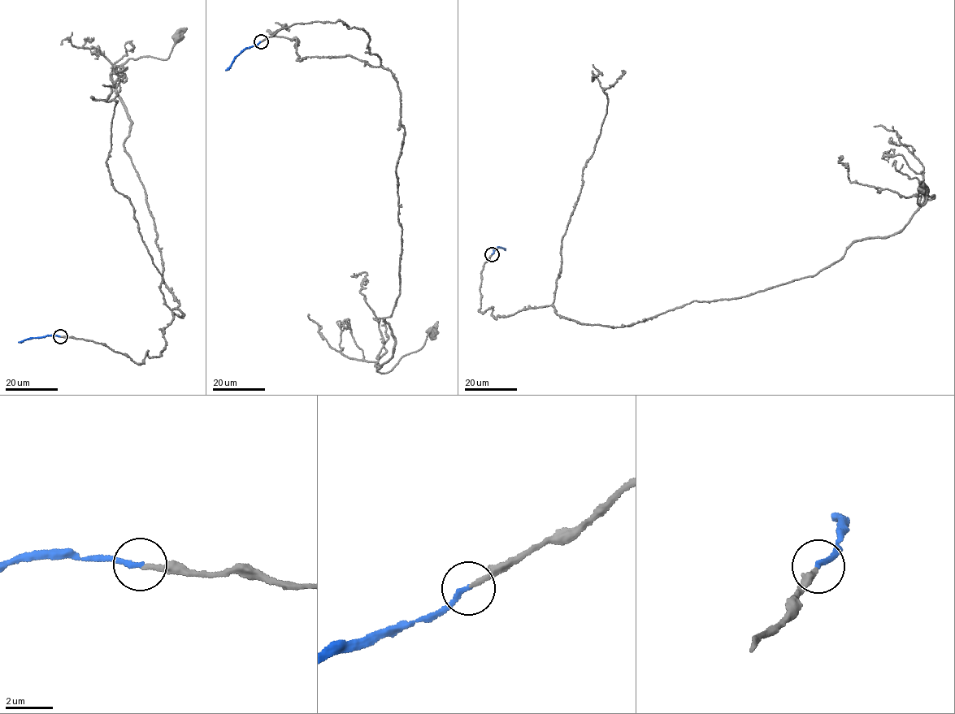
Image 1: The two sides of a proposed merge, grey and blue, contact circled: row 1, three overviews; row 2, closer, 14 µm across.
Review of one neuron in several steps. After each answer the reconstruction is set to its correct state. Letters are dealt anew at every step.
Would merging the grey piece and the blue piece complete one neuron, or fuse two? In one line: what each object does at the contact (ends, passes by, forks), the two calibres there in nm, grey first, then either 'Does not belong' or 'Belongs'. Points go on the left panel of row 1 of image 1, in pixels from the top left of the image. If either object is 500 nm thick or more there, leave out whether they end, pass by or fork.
At the ring grey ends. At the ring blue ends. Thickness 200 nm (grey) against 240 nm. Belongs

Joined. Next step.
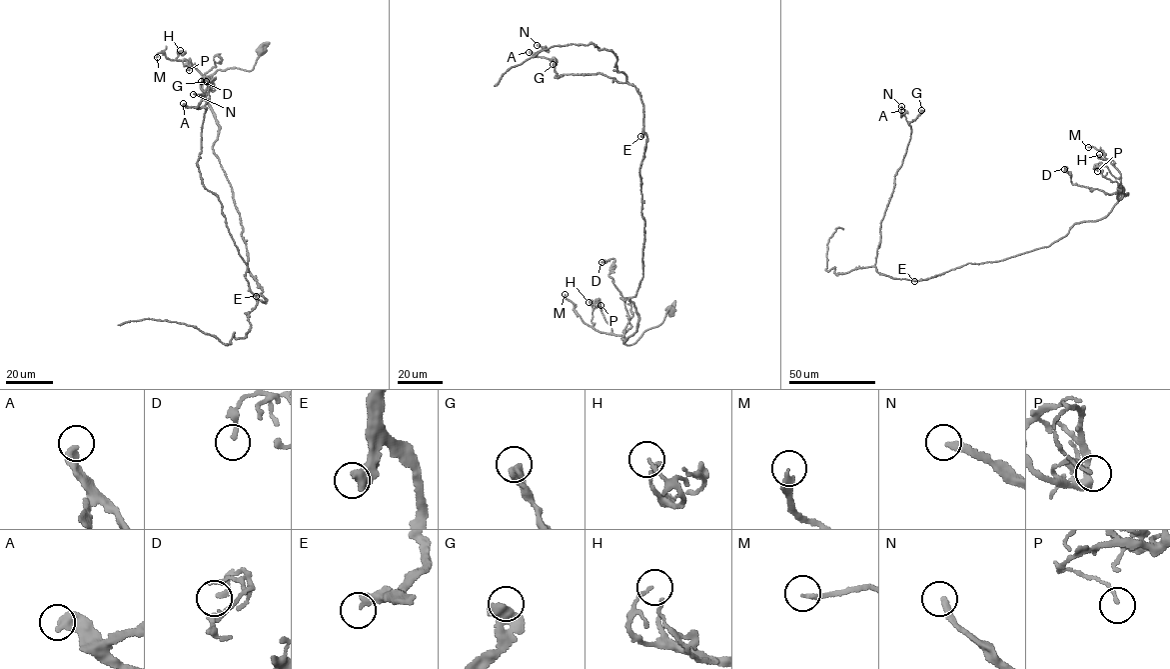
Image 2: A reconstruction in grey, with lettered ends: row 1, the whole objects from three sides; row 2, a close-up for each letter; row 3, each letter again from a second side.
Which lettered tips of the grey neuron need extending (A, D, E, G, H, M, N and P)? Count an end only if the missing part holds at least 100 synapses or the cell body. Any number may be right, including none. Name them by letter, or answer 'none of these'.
none of these

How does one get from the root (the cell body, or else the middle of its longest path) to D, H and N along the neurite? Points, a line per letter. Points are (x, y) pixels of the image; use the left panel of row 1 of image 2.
D: (261, 50), (253, 69), (207, 76), (200, 87), (214, 87), (206, 95), (215, 77), (201, 81)
H: (261, 50), (253, 69), (219, 69), (201, 84), (200, 71), (176, 59), (178, 52), (183, 54), (180, 50)
N: (261, 50), (253, 69), (201, 85), (265, 303), (203, 184), (193, 94)

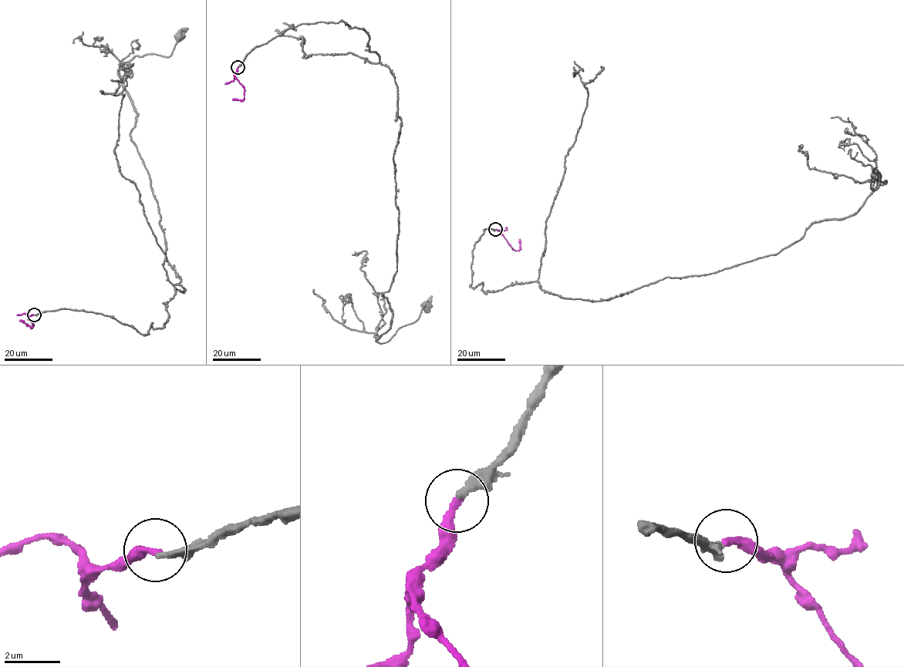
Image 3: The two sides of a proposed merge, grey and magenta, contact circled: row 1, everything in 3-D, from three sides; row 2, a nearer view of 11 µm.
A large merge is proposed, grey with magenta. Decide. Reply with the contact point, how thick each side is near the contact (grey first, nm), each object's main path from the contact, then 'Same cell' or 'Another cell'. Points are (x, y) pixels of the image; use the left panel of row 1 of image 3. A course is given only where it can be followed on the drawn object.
Place: (34, 314). Thickness 240 nm (grey) against 260 nm. Course of grey: (34, 314), (101, 313), (146, 335), (184, 291), (118, 72), (135, 56), (171, 55), (179, 36). Course of magenta: (33, 314), (28, 318), (33, 325), (31, 328), (19, 320). Same cell

